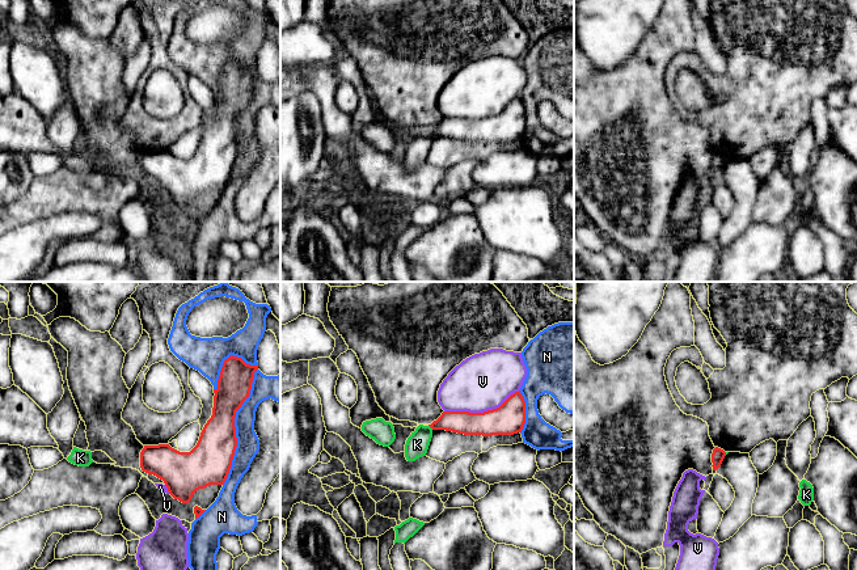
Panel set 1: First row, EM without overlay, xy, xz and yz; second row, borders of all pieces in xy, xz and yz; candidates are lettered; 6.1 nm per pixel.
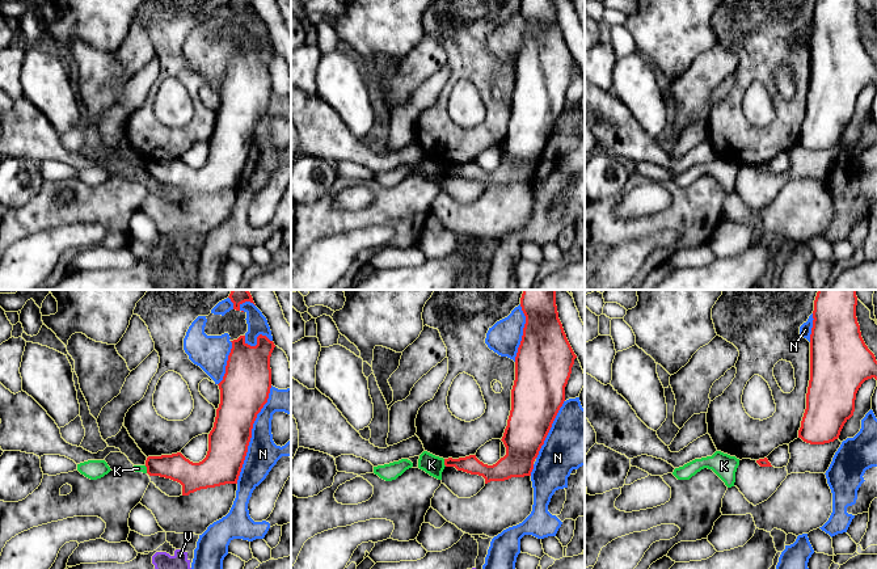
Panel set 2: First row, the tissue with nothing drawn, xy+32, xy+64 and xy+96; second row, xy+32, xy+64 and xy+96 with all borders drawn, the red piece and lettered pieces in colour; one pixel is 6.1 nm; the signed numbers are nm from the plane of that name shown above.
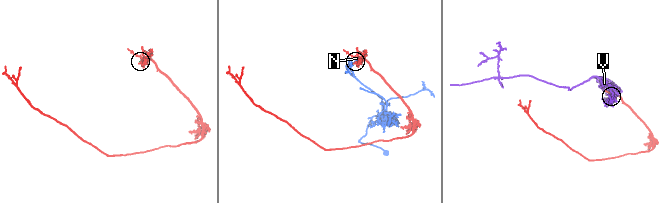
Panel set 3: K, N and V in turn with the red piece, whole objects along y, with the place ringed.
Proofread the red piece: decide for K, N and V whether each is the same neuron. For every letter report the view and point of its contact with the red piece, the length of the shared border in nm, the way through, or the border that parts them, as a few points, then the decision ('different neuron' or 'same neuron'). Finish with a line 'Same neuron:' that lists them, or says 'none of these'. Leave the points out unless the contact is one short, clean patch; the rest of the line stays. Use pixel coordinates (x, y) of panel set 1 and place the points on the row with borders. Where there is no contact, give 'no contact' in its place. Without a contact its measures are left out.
K: contact xz (431, 427); length 40 nm; border xz (429, 425), (433, 429); different neuron
N: contact xy (235, 427); length 750 nm; different neuron
V: contact xz (481, 413); length 480 nm; different neuron
Same neuron: none of these

